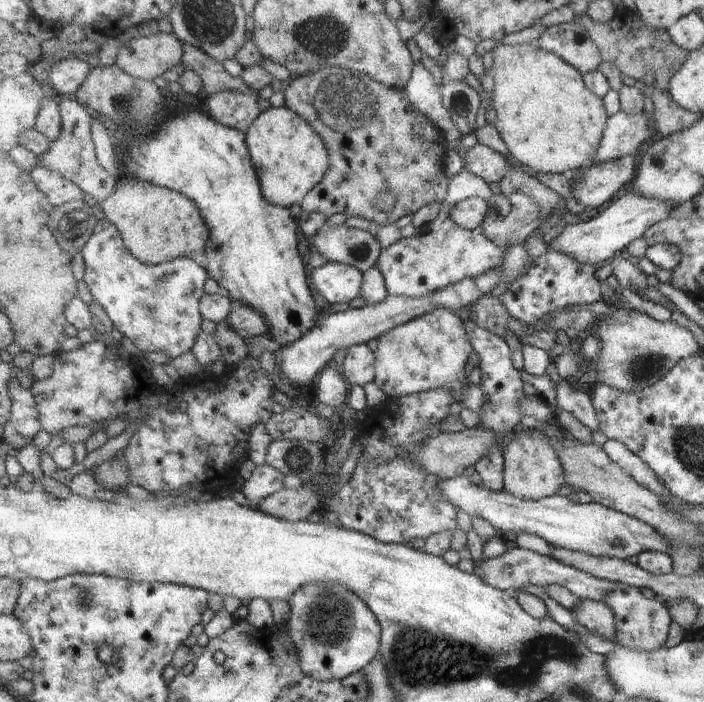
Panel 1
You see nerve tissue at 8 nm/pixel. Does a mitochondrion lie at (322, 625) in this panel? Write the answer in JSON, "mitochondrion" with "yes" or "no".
{"mitochondrion":"yes"}

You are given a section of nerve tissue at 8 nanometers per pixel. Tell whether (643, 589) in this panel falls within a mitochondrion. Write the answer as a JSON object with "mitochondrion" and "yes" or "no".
{"mitochondrion":"no"}

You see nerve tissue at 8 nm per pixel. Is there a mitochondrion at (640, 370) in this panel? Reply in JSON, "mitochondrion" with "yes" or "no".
{"mitochondrion":"yes"}

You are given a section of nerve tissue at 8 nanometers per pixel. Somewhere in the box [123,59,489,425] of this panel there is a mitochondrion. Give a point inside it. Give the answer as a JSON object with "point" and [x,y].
{"point":[341,103]}

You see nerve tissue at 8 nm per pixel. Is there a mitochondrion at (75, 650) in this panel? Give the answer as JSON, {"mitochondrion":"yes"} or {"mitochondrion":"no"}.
{"mitochondrion":"no"}

